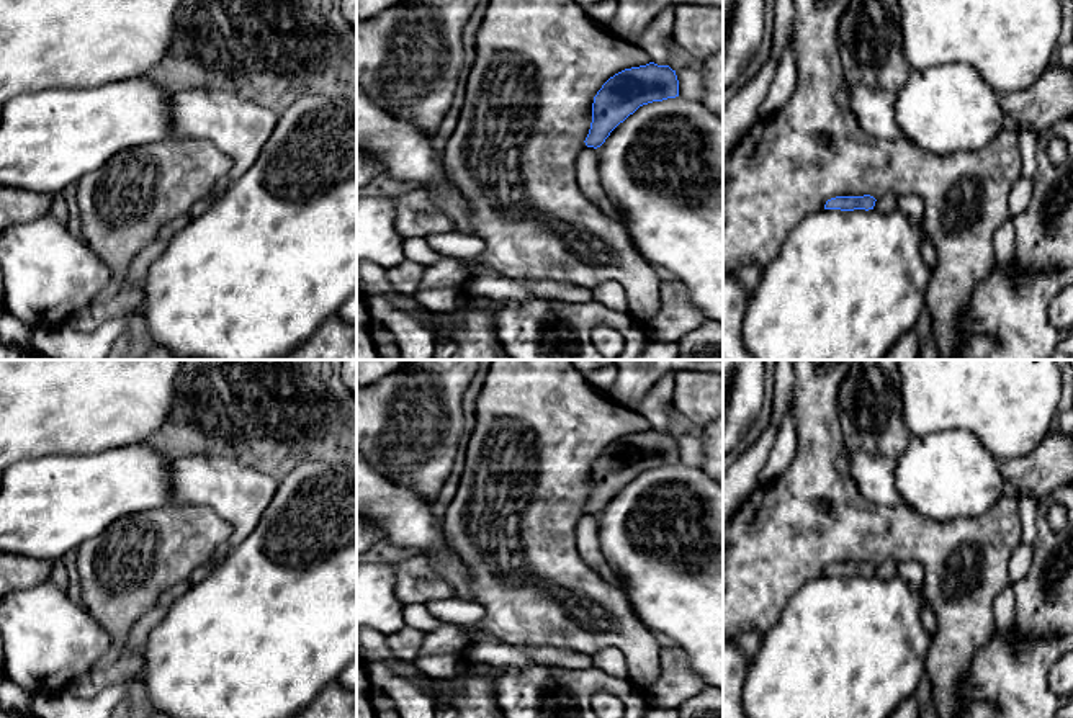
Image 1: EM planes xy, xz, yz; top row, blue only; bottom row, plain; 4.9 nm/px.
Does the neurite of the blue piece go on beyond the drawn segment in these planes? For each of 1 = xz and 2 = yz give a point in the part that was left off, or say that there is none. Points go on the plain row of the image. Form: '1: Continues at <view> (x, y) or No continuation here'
1: No continuation here
2: No continuation here

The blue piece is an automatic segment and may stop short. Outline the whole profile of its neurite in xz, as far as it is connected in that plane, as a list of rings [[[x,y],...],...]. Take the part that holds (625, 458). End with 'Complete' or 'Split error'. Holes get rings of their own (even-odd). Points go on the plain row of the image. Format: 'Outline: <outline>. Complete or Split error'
Outline: [[[649,429],[610,443],[594,463],[587,514],[600,514],[610,499],[640,473],[679,463],[679,447],[669,432]]]. Complete

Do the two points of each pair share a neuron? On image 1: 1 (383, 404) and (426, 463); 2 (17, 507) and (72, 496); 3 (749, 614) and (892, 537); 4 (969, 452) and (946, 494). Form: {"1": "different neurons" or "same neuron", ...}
{"1": "same neuron", "2": "same neuron", "3": "same neuron", "4": "same neuron"}

